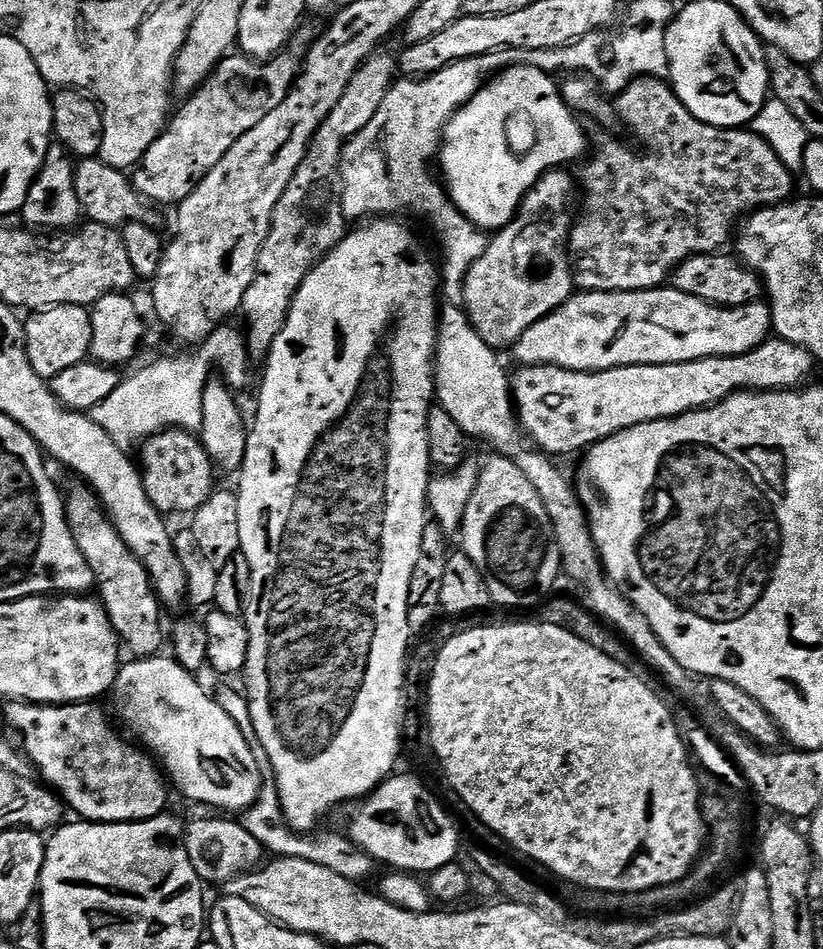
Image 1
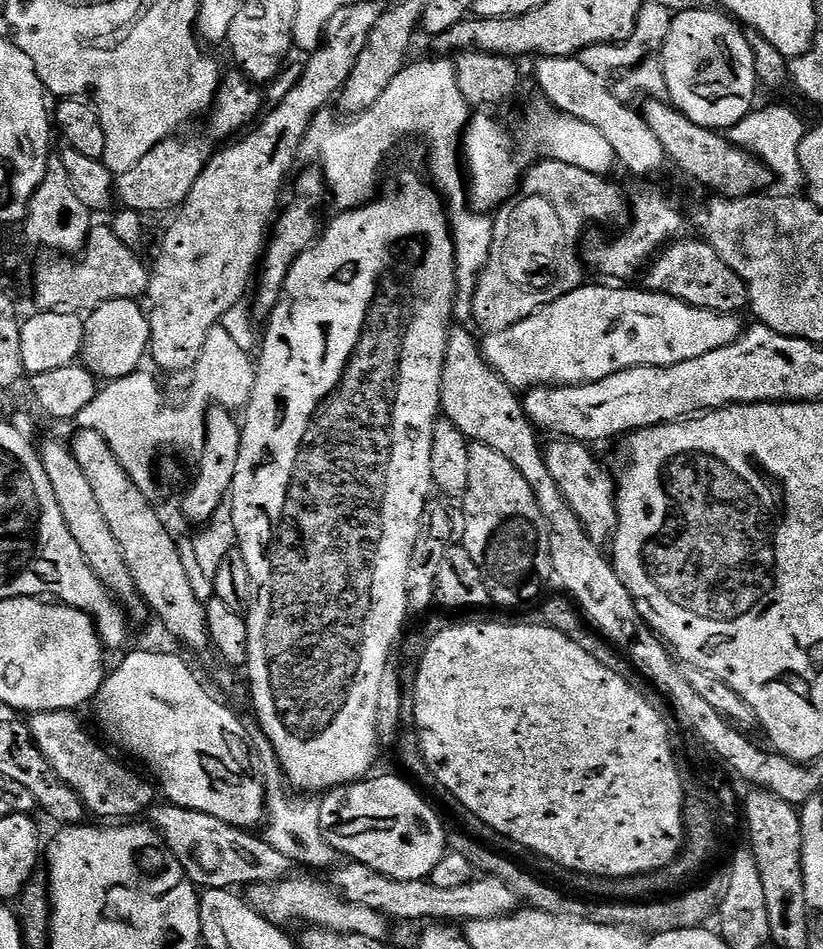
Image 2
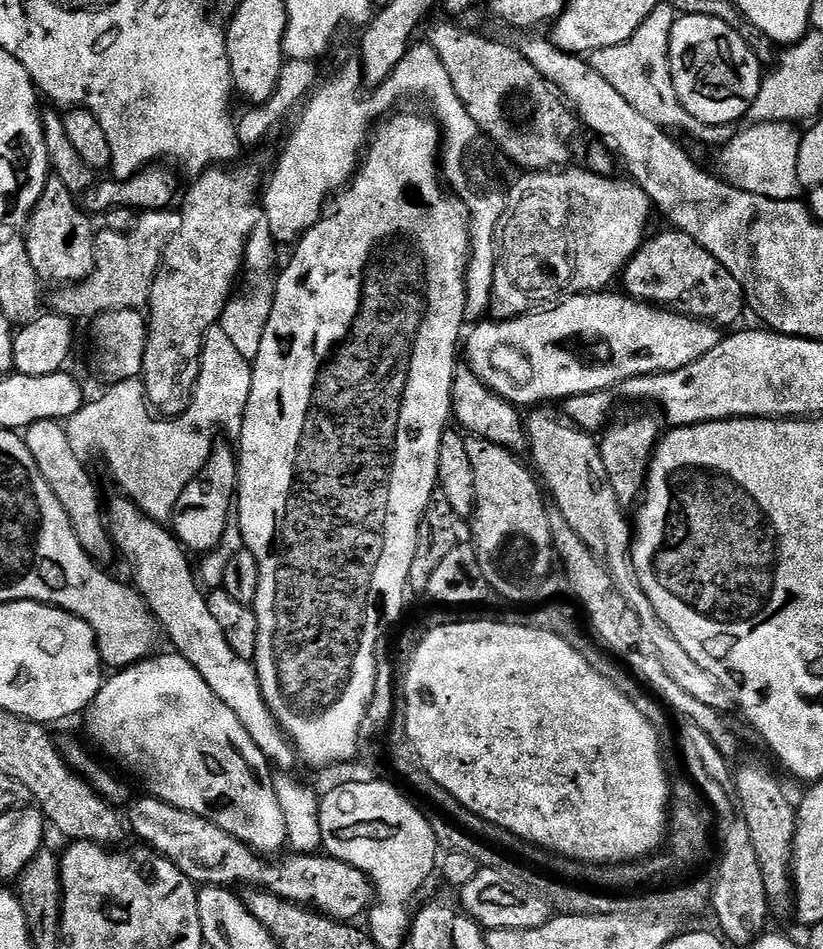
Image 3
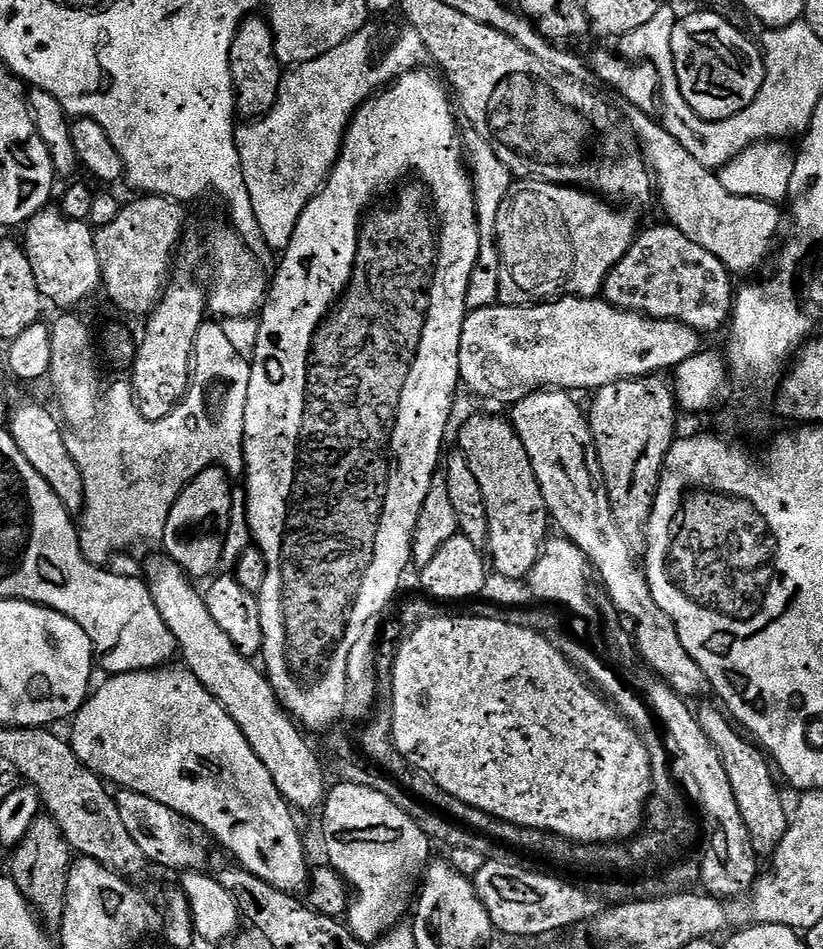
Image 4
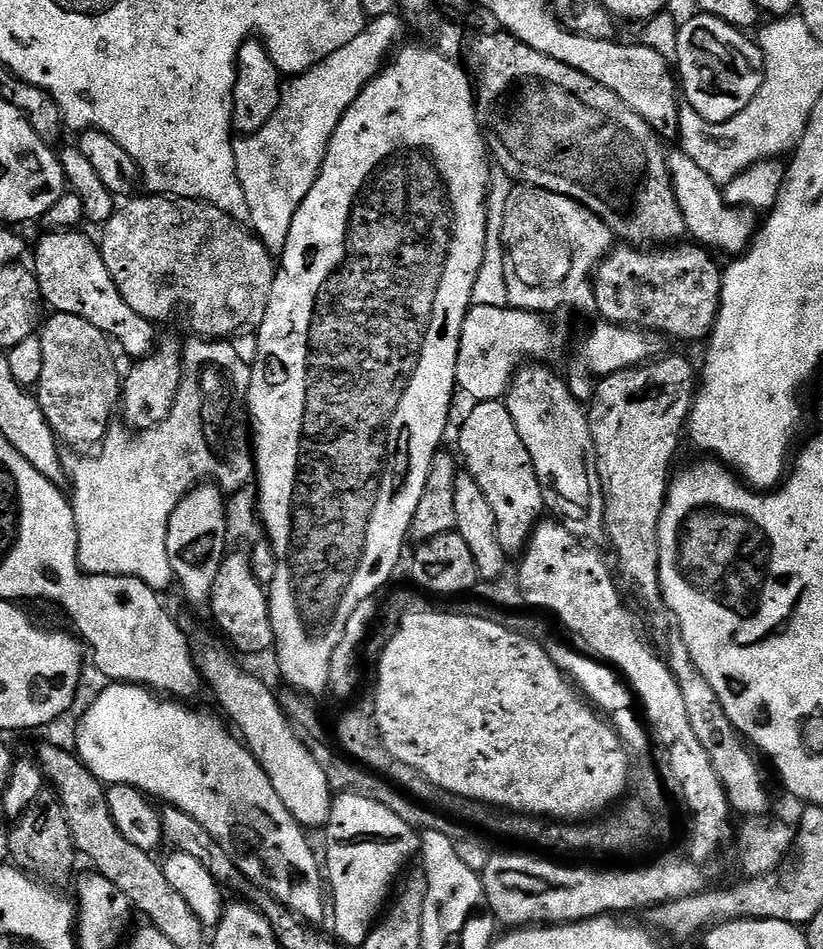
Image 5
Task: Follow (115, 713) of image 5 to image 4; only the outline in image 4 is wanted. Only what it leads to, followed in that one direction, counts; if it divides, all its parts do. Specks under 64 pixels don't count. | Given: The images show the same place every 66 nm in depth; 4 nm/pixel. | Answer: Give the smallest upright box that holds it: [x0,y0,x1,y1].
[70,666,310,893]

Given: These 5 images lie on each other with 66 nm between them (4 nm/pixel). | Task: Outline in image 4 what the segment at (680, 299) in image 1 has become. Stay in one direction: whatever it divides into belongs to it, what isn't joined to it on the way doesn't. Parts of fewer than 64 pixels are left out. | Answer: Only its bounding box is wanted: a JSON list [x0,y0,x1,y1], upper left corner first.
[458,296,701,406]

